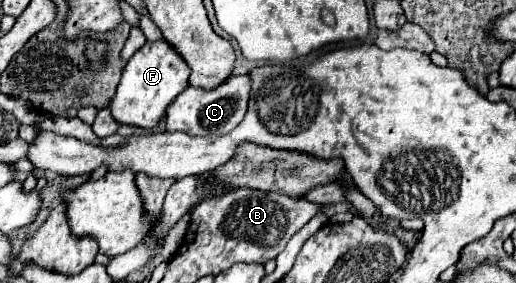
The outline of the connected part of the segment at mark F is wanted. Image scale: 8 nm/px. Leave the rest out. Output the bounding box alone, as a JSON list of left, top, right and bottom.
[110,42,190,130]

